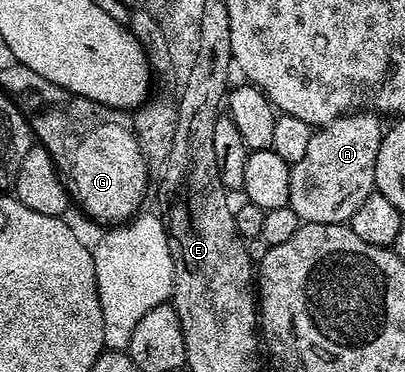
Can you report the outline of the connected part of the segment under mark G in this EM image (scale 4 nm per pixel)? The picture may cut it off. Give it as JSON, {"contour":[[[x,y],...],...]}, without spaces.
{"contour":[[[73,97],[56,107],[45,107],[31,117],[31,128],[36,144],[39,144],[51,155],[58,173],[61,175],[61,181],[65,184],[65,192],[69,194],[69,200],[74,206],[78,205],[89,217],[94,217],[97,221],[117,221],[116,223],[125,223],[138,212],[137,209],[145,201],[145,192],[149,189],[149,172],[151,166],[147,162],[144,152],[141,150],[140,143],[137,142],[137,136],[133,133],[132,118],[124,111],[119,109],[107,108],[106,105],[96,105],[94,101],[87,100],[86,97]]]}

